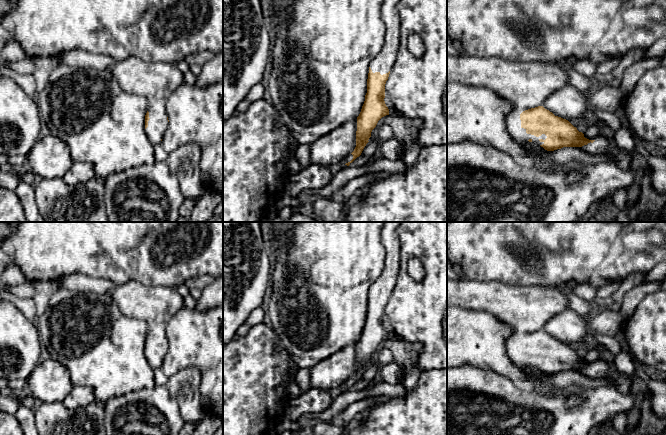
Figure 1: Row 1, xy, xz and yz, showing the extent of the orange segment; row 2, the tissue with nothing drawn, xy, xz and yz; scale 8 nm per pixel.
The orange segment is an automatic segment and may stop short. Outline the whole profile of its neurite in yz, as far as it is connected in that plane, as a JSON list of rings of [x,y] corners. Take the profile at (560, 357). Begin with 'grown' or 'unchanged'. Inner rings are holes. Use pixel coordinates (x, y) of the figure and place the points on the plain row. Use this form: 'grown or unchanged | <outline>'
grown | [[[447,278],[447,303],[458,305],[468,310],[482,311],[492,314],[514,328],[514,332],[506,339],[506,353],[509,359],[519,366],[536,366],[547,375],[554,375],[563,371],[582,371],[595,364],[584,361],[568,344],[555,340],[543,331],[545,323],[553,316],[568,308],[568,287],[562,286],[515,286],[507,285],[499,281],[478,282],[470,279]]]

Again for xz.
grown | [[[385,222],[381,231],[381,243],[385,249],[385,265],[379,278],[370,287],[367,317],[357,341],[356,371],[351,377],[353,383],[345,388],[347,390],[361,379],[378,345],[389,339],[389,333],[384,325],[385,308],[399,272],[401,245],[397,229],[400,224],[401,222]]]

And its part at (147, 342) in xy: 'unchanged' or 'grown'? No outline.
grown

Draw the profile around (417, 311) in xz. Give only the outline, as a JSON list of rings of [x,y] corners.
[[[401,222],[397,234],[401,245],[399,272],[385,308],[385,320],[397,337],[421,347],[418,356],[421,373],[430,369],[447,368],[447,222]],[[412,258],[417,258],[426,270],[422,281],[413,280],[407,271],[408,262]]]

